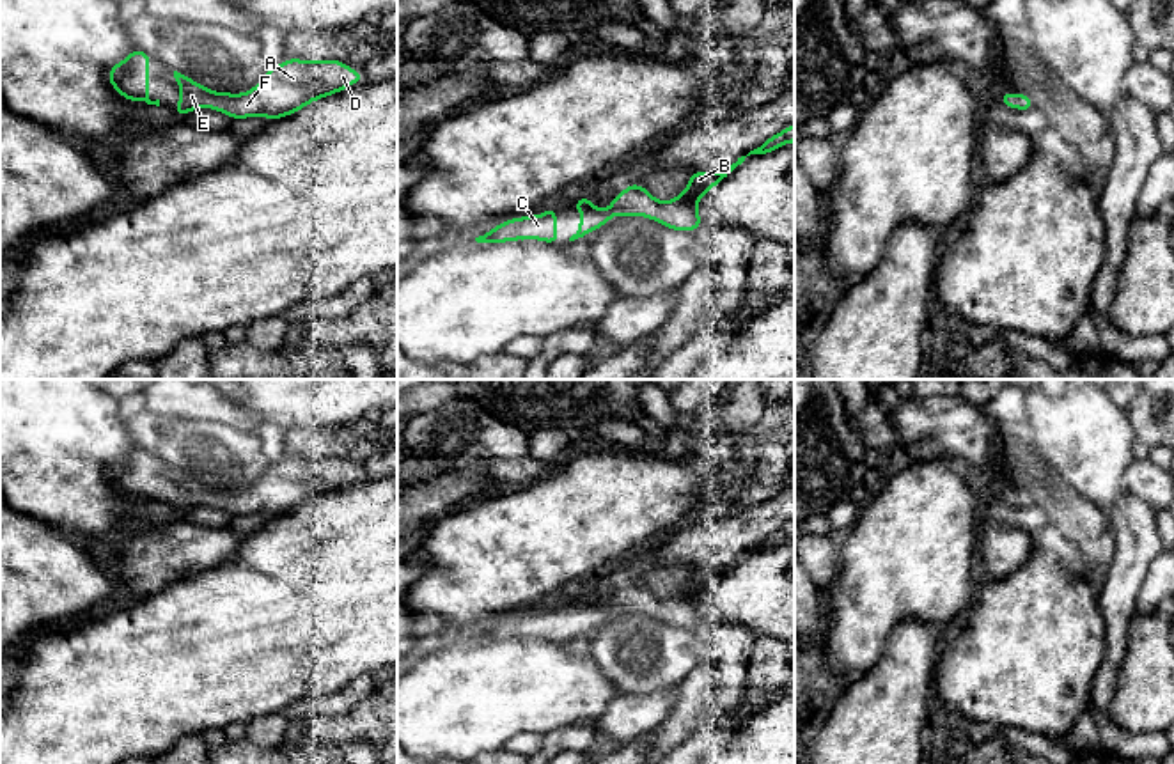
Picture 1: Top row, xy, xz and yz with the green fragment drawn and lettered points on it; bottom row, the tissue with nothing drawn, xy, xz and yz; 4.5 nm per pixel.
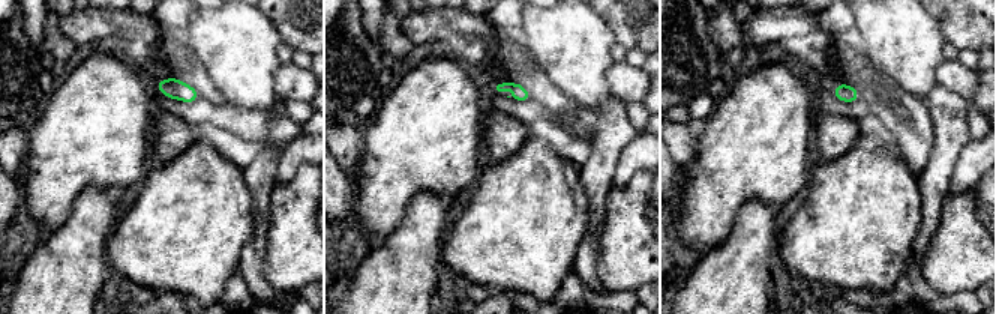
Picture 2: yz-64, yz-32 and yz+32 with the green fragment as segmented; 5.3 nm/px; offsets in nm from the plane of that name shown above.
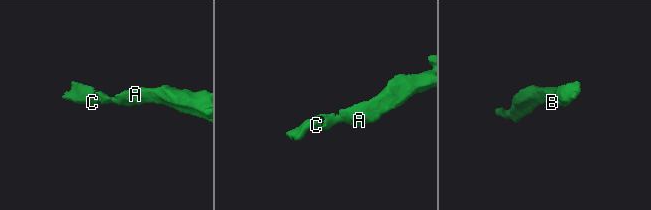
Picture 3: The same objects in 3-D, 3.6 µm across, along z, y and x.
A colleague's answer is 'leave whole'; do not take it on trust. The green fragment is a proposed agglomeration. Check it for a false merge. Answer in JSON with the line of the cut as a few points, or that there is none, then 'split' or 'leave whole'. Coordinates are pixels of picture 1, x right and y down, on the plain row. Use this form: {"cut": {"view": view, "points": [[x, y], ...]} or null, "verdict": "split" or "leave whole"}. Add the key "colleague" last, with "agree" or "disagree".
{"cut": null, "verdict": "leave whole", "colleague": "agree"}

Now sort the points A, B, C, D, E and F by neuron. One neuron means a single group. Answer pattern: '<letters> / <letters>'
A B C D E F

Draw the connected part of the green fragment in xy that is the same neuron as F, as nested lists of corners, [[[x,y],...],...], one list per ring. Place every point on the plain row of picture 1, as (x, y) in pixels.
[[[296,457],[266,468],[264,475],[243,491],[213,489],[192,475],[174,468],[181,484],[176,511],[184,512],[197,505],[215,505],[232,516],[261,514],[270,518],[294,511],[310,498],[348,486],[353,479],[364,479],[360,468],[353,468],[339,457]]]

